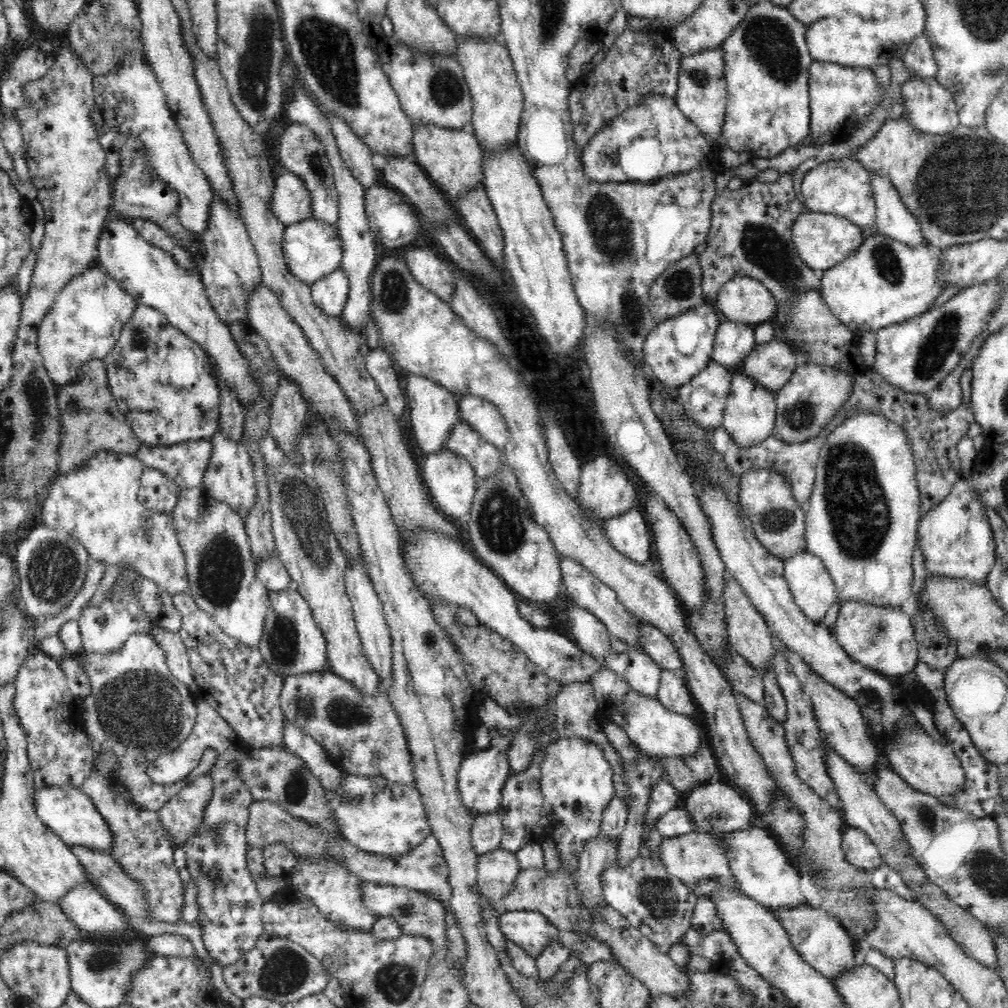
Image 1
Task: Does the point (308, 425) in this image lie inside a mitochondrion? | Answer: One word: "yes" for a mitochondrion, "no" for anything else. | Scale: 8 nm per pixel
no

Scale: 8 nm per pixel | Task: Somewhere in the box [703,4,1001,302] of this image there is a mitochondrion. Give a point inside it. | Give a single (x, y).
(768, 40)

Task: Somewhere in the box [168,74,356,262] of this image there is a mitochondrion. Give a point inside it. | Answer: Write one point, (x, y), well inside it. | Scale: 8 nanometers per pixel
(319, 171)

